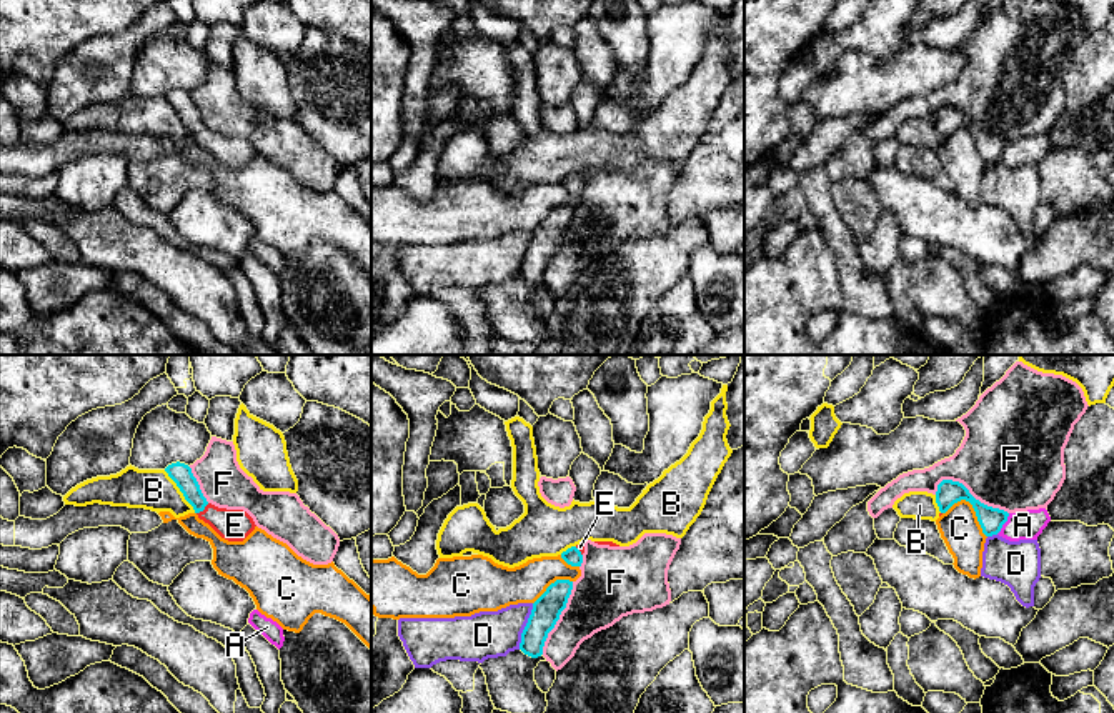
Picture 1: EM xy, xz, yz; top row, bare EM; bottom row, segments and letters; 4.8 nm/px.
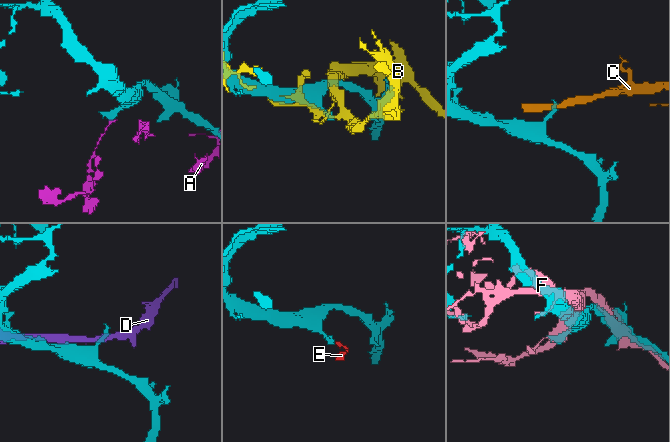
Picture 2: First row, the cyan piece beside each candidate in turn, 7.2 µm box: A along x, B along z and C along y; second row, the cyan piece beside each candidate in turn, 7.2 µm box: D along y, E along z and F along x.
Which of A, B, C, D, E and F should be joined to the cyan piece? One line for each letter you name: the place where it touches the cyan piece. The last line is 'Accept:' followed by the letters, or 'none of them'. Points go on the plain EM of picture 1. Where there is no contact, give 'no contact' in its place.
E: meets cyan in xy at (202, 137)
Accept: E

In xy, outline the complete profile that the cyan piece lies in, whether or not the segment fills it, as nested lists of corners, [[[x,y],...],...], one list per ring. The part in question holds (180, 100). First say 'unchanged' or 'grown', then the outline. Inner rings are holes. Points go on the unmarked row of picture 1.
grown; [[[177,88],[168,92],[165,98],[177,110],[198,145],[208,150],[221,165],[243,168],[255,157],[256,152],[246,138],[218,135],[208,130],[188,92]]]

